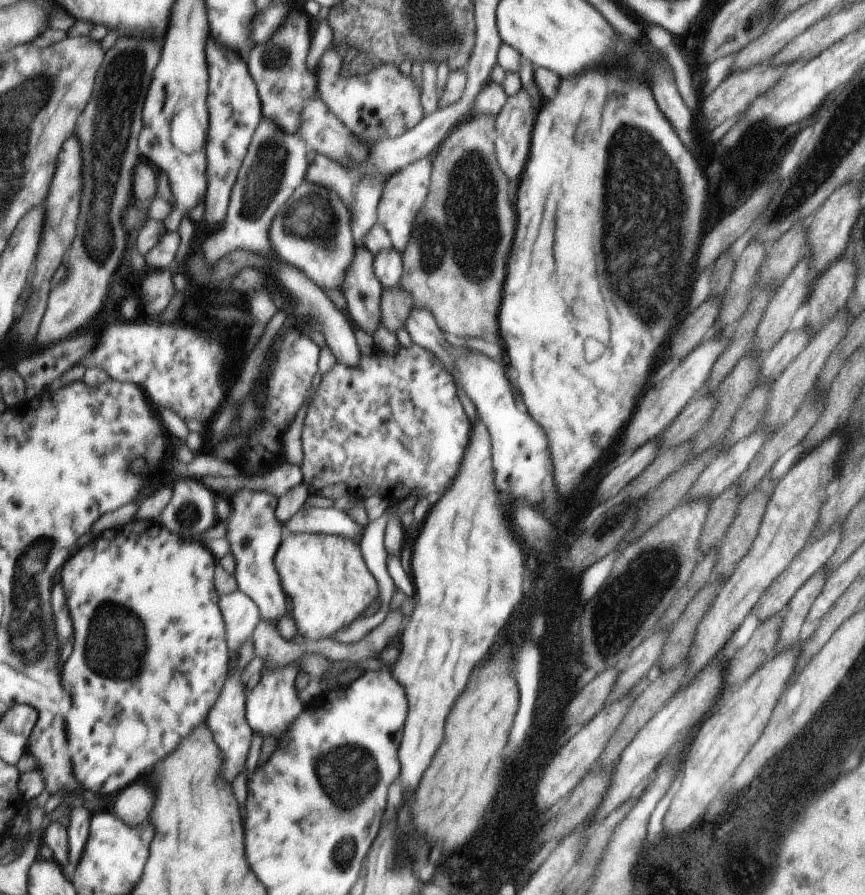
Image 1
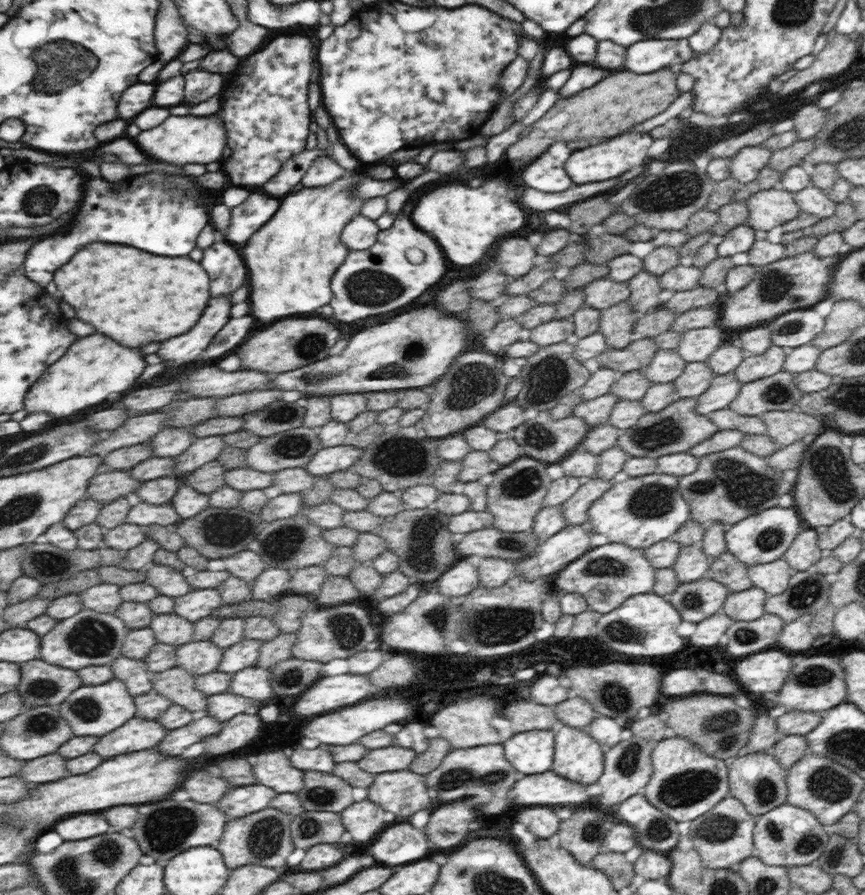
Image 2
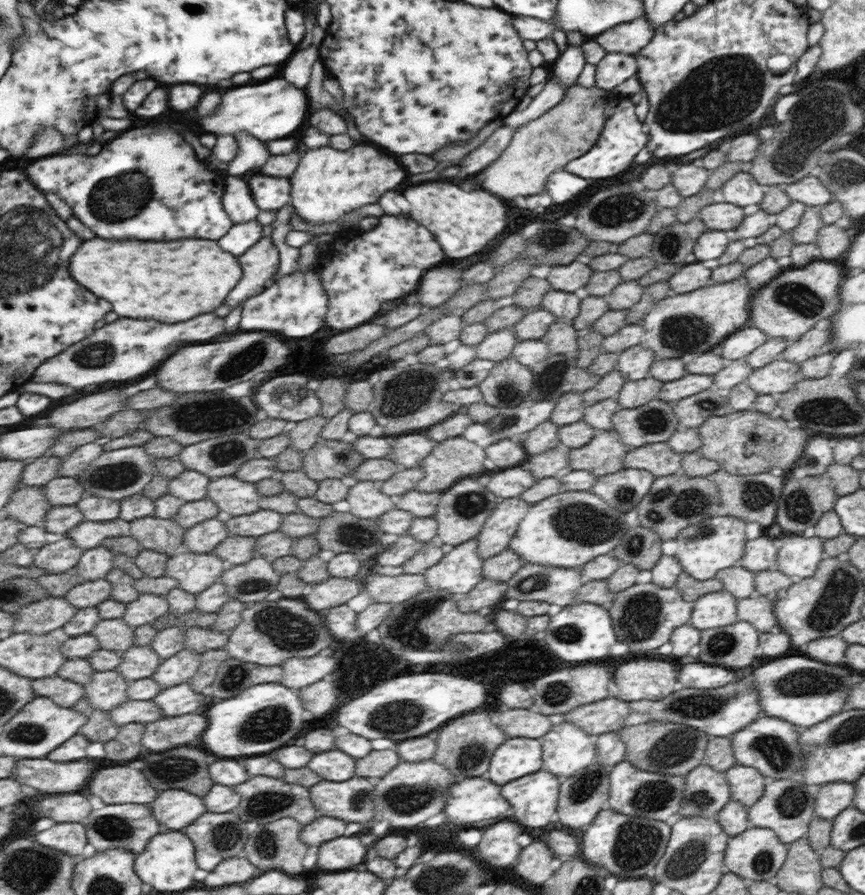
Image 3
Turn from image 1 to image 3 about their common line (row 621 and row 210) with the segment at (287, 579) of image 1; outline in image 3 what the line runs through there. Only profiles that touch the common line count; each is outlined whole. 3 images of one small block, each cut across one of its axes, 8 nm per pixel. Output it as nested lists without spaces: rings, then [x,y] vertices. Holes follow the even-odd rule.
[[[329,146],[309,150],[301,160],[299,172],[291,178],[291,204],[296,214],[308,223],[336,222],[341,216],[365,204],[377,202],[383,192],[393,190],[397,184],[401,184],[403,178],[405,172],[393,158],[387,158],[369,146],[355,146],[347,152]]]

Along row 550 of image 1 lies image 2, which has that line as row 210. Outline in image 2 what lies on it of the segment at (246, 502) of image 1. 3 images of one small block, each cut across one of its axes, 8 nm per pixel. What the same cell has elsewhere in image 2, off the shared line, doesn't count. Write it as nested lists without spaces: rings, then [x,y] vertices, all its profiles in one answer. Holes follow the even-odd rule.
[[[251,194],[251,198],[233,210],[233,218],[227,228],[228,242],[248,243],[249,239],[271,220],[281,206],[281,200],[267,198],[265,194]]]

